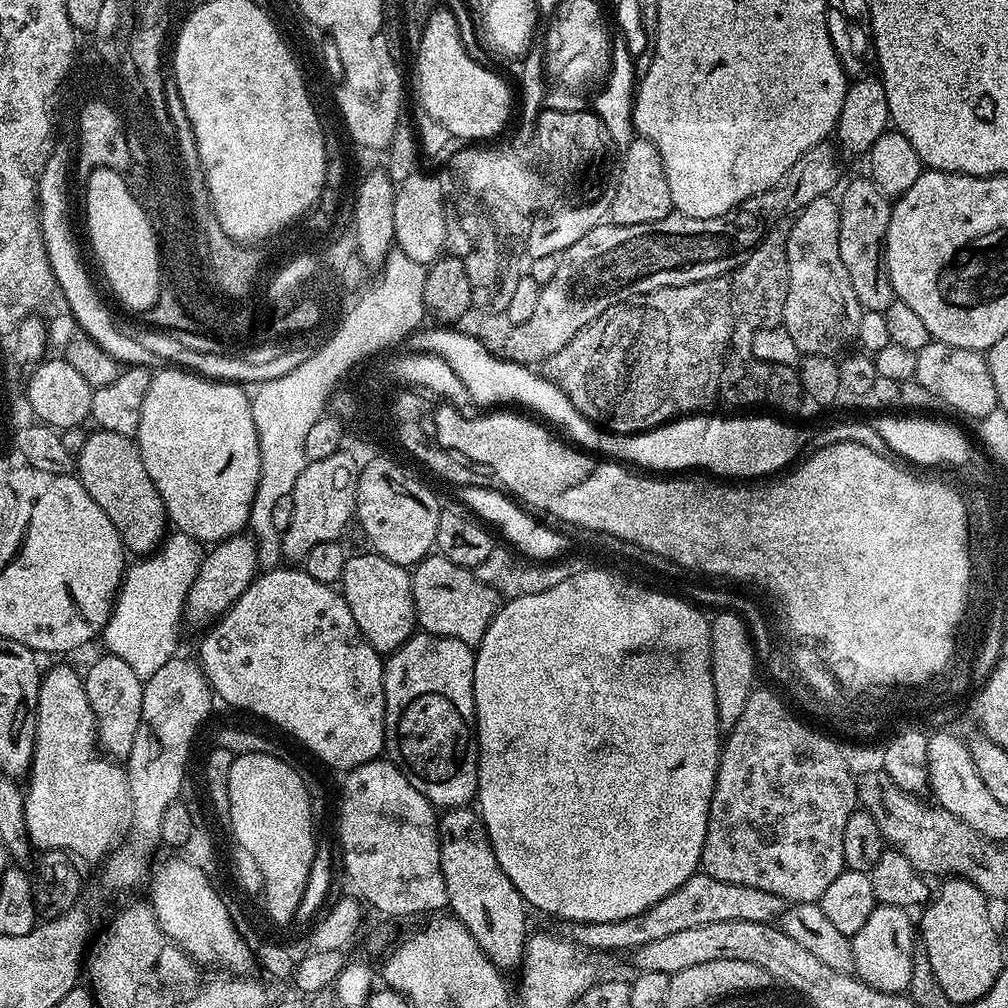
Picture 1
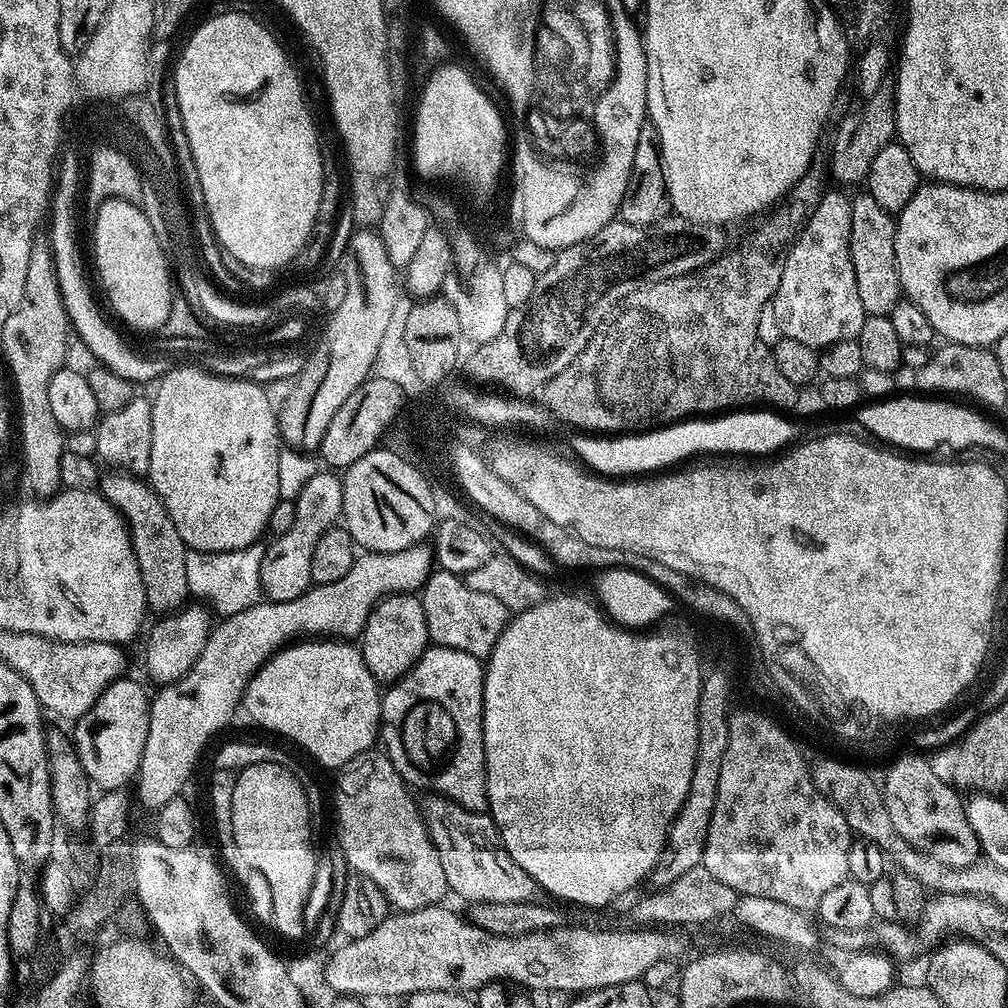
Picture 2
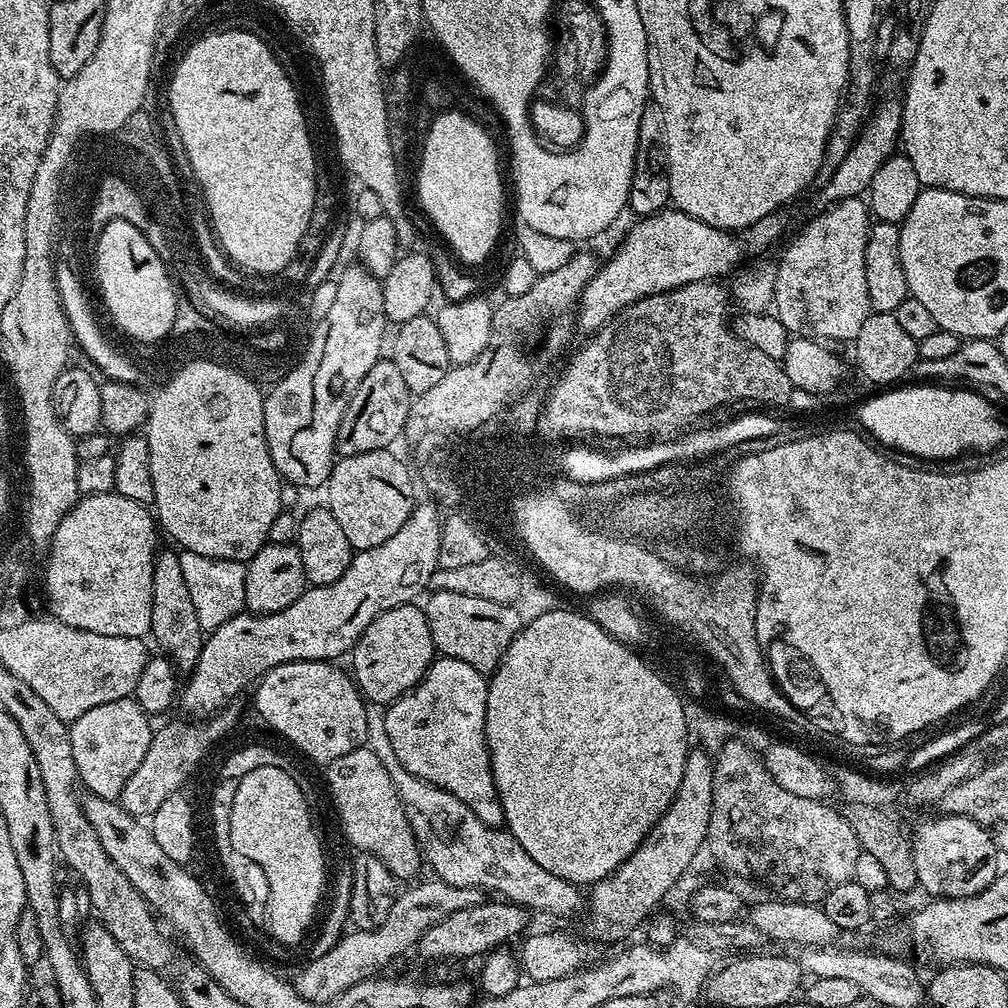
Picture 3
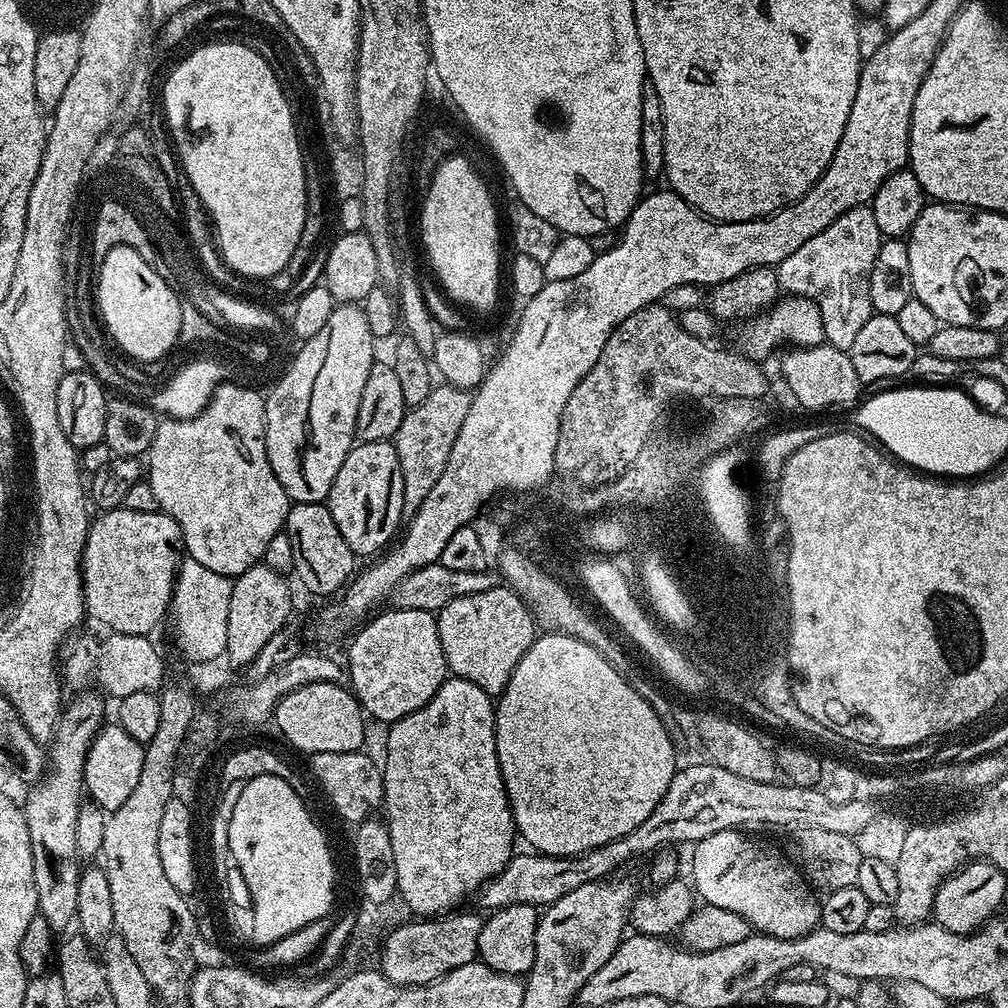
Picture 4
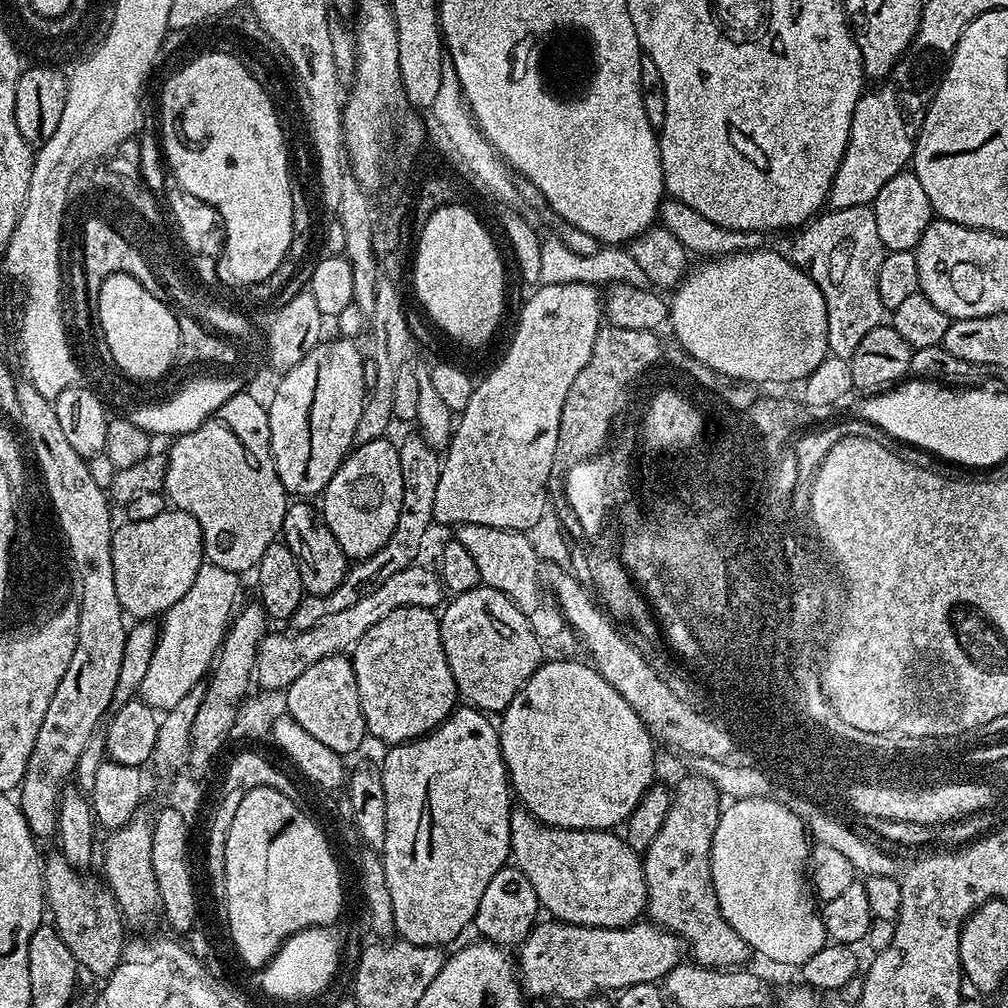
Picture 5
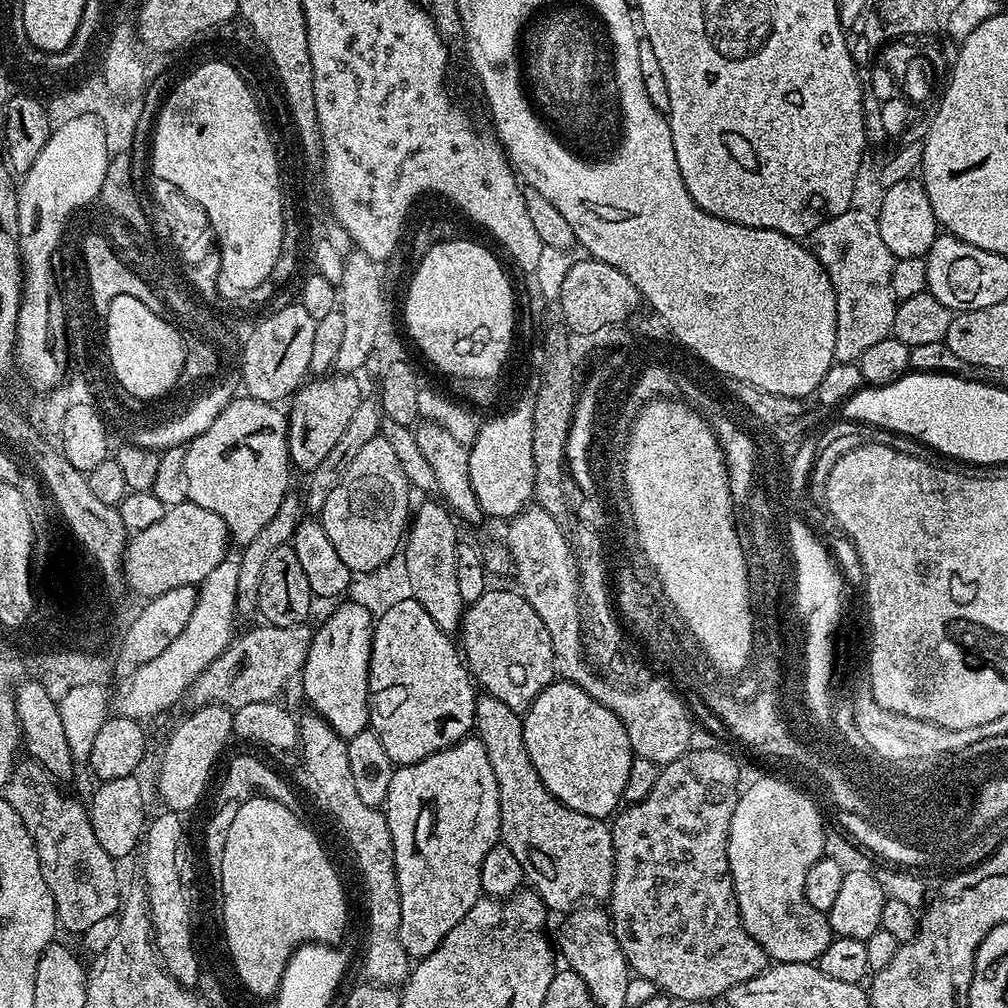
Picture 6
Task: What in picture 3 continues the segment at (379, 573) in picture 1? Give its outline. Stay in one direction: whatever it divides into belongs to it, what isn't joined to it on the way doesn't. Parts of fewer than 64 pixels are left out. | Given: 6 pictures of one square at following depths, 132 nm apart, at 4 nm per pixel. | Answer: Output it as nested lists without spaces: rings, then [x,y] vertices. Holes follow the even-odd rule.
[[[415,603],[403,604],[386,610],[381,616],[374,618],[370,626],[366,626],[366,630],[360,635],[360,641],[350,653],[350,672],[365,701],[387,706],[420,683],[436,655],[437,650],[423,607]]]

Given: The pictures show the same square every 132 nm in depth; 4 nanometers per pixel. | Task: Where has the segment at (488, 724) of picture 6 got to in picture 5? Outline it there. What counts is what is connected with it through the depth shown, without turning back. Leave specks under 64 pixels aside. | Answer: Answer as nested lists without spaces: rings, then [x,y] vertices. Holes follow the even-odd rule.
[[[527,810],[513,811],[510,818],[510,846],[512,847],[511,859],[515,867],[530,878],[530,886],[534,886],[534,894],[538,894],[540,907],[551,919],[559,920],[565,924],[581,924],[584,928],[629,928],[637,923],[645,915],[648,907],[648,887],[644,877],[644,861],[635,850],[627,844],[625,837],[612,830],[601,830],[599,828],[559,828],[544,824],[537,818],[527,812]]]

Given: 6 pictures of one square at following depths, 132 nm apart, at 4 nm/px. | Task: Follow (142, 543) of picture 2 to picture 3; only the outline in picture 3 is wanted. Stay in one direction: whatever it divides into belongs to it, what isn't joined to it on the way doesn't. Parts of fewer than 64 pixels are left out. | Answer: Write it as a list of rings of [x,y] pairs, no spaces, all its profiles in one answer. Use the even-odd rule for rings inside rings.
[[[157,551],[152,570],[152,601],[150,602],[150,640],[156,643],[161,653],[168,657],[177,673],[191,673],[198,662],[198,654],[202,654],[202,646],[206,639],[205,629],[198,622],[198,614],[194,611],[194,602],[190,599],[190,590],[186,587],[186,578],[182,575],[180,552]]]

